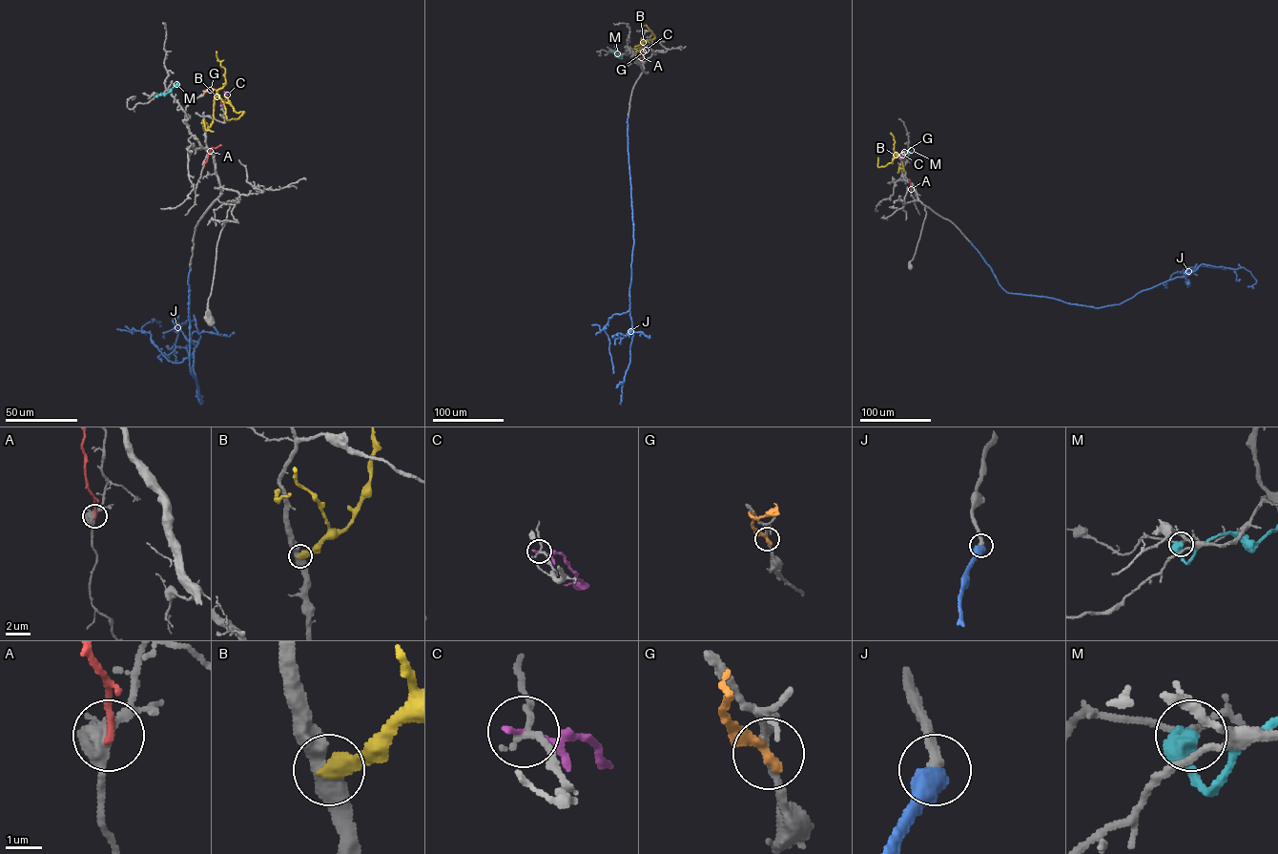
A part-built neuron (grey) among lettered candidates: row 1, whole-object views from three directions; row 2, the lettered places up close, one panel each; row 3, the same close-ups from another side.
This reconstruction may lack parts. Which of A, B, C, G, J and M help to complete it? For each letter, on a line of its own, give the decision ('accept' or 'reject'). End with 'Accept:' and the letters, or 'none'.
A: reject
B: reject
C: reject
G: reject
J: accept
M: reject
Accept: J

